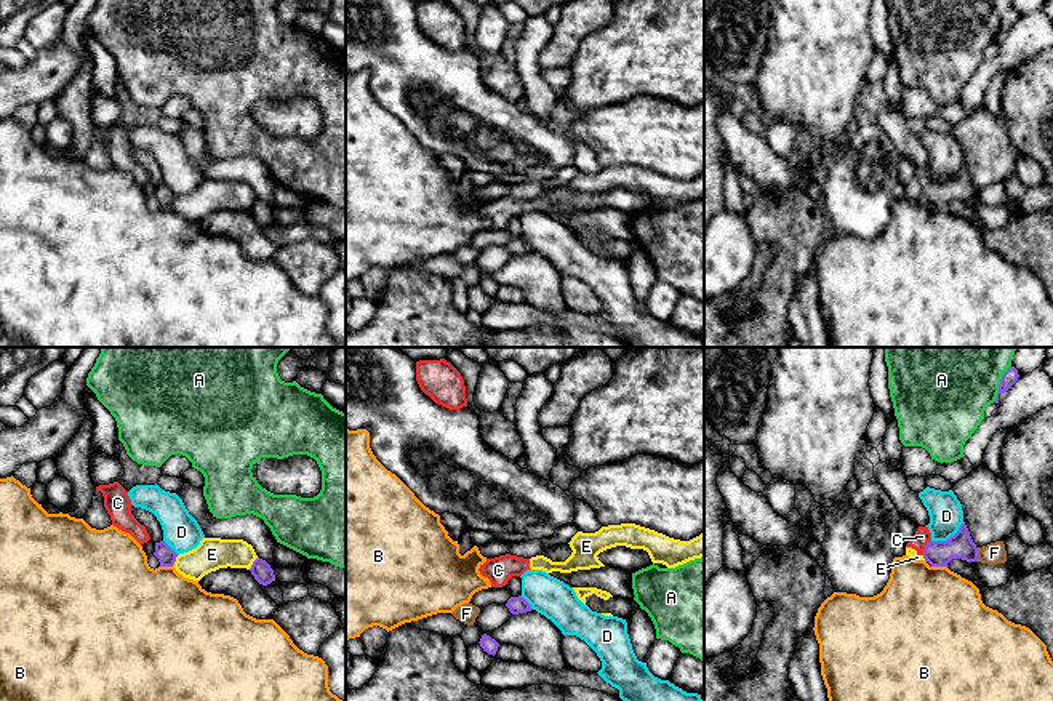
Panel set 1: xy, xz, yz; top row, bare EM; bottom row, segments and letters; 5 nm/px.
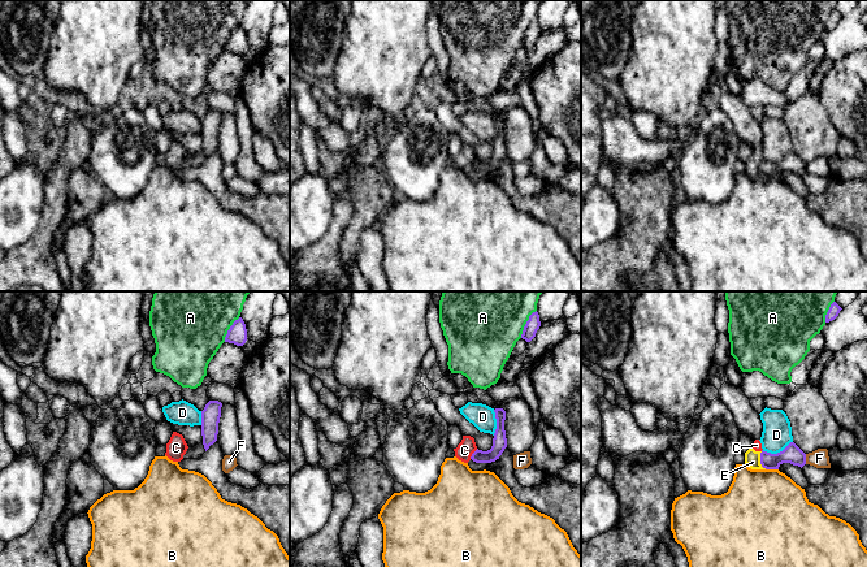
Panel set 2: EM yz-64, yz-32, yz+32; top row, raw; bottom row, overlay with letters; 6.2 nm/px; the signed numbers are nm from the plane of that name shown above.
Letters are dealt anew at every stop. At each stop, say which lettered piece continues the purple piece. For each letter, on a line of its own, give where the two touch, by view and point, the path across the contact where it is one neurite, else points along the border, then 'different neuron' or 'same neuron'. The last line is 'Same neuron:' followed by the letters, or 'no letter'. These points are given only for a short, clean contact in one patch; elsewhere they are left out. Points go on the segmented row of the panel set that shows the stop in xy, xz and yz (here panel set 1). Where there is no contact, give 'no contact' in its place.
A: yz (1000, 383) | different neuron
B: yz (940, 565) | along yz (932, 565), (946, 567) | different neuron
C: yz (925, 548) | along yz (930, 540), (922, 554) | different neuron
D: yz (949, 538) | different neuron
E: xy (253, 564) | different neuron
F: yz (976, 554) | different neuron
Same neuron: no letter

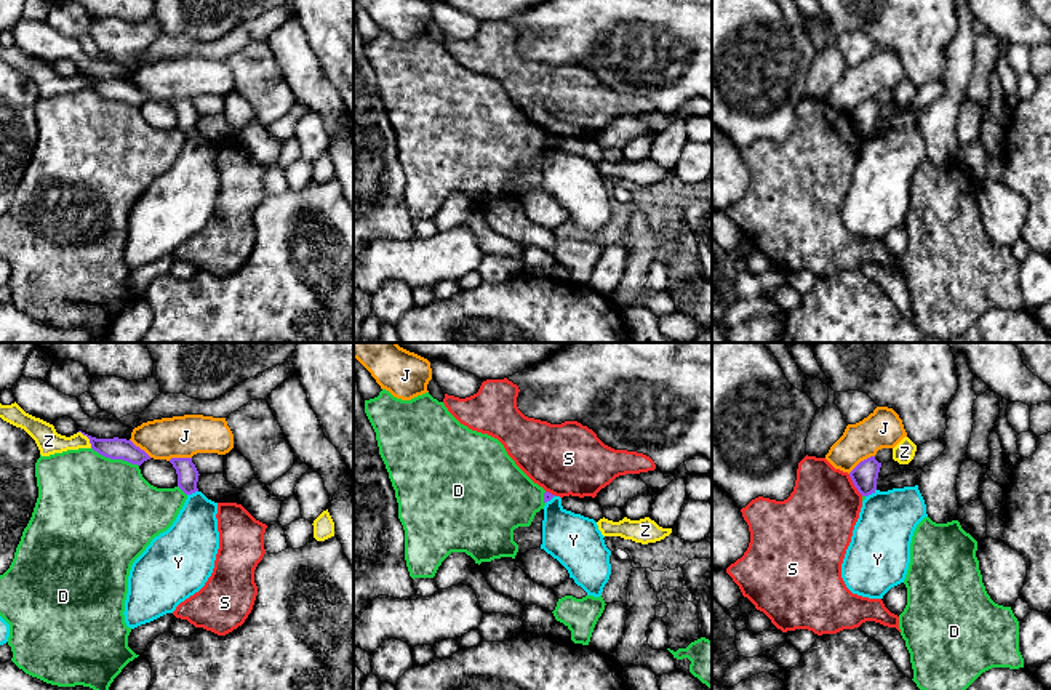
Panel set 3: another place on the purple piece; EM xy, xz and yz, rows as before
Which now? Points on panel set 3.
D: xy (115, 458) | different neuron
J: yz (861, 461) | different neuron
S: yz (855, 485) | along yz (848, 474), (853, 485), (863, 495) | different neuron
Y: yz (871, 493) | along yz (875, 489), (866, 497) | different neuron
Z: xy (88, 437) | different neuron
Same neuron: no letter

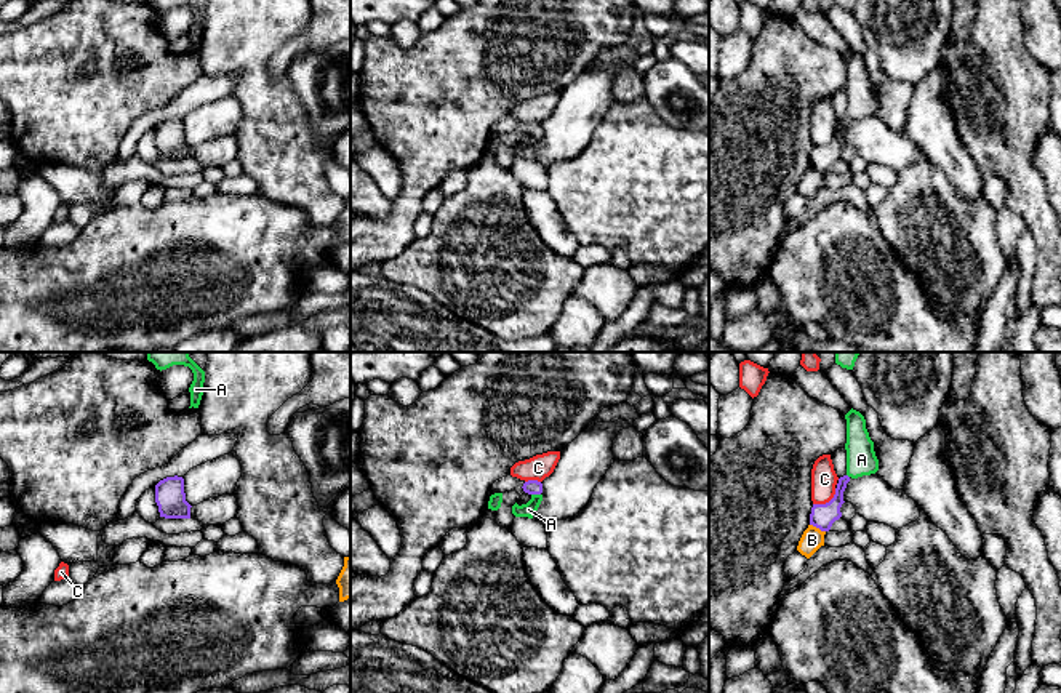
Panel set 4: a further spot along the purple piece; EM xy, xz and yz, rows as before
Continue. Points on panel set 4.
A: xz (536, 493) | across xz (532, 487), (536, 493), (528, 509) | same neuron
B: yz (818, 527) | different neuron
C: yz (826, 503) | different neuron
Same neuron: A

